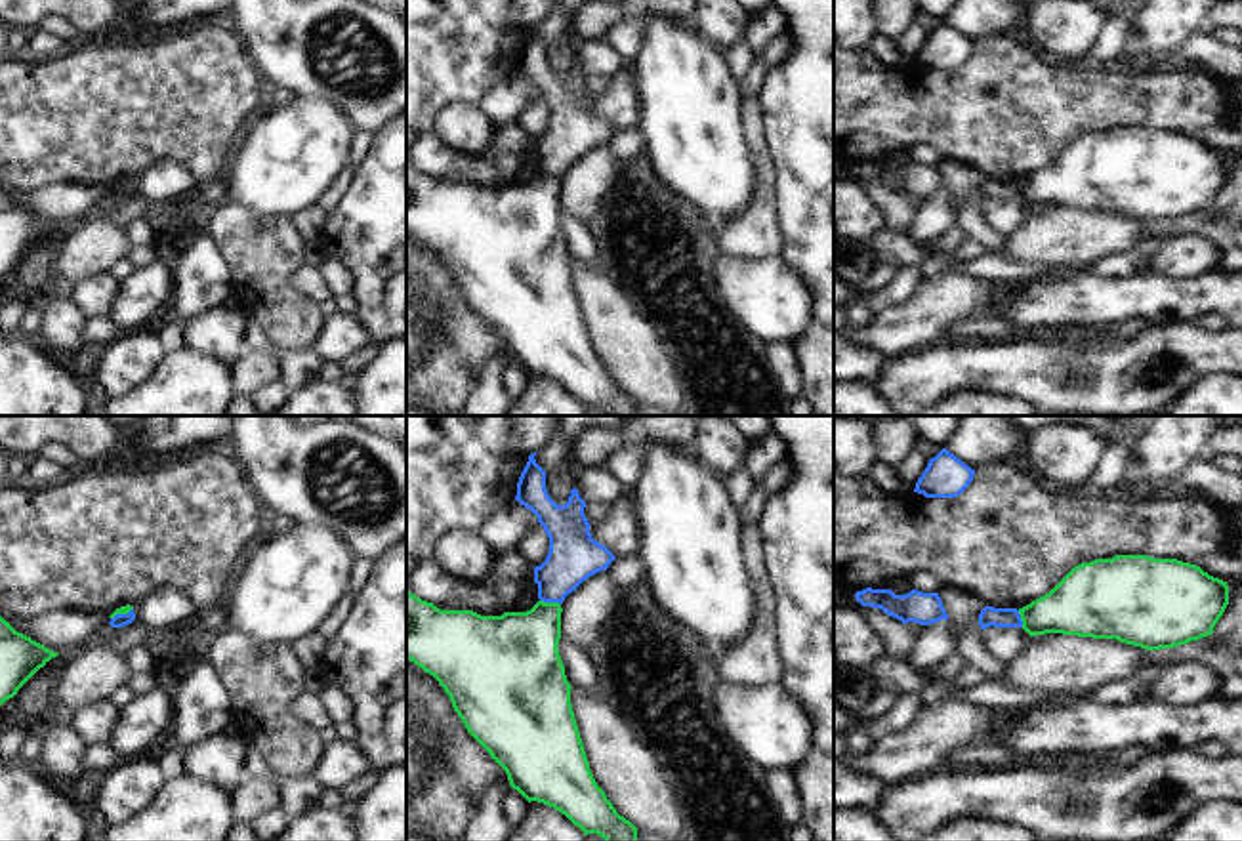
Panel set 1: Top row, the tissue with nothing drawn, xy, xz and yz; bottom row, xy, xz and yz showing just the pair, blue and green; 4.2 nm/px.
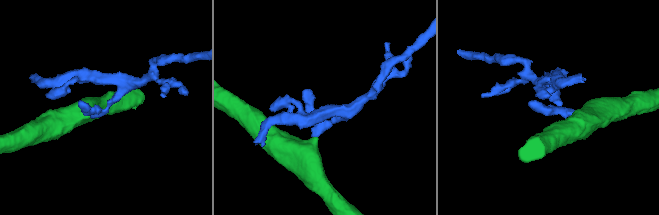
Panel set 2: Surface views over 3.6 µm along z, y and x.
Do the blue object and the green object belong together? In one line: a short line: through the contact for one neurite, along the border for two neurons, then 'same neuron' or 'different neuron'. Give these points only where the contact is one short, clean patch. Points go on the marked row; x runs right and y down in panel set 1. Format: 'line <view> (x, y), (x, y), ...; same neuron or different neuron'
line xz (540, 599), (559, 605); different neuron

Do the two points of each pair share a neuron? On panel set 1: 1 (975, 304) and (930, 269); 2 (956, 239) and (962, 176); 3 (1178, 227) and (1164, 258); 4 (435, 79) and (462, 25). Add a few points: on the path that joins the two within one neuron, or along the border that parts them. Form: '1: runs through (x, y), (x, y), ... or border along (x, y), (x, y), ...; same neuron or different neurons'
1: border along (939, 275), (931, 281); different neurons
2: border along (958, 222), (972, 237); different neurons
3: border along (1220, 237), (1176, 235), (1164, 241); different neurons
4: runs through (435, 65), (435, 60), (456, 39); same neuron

